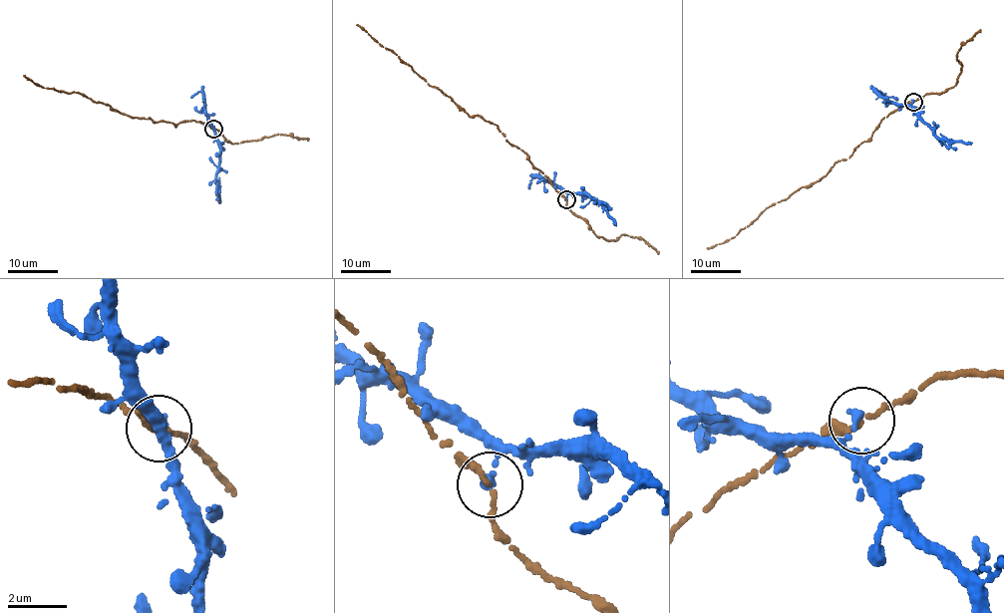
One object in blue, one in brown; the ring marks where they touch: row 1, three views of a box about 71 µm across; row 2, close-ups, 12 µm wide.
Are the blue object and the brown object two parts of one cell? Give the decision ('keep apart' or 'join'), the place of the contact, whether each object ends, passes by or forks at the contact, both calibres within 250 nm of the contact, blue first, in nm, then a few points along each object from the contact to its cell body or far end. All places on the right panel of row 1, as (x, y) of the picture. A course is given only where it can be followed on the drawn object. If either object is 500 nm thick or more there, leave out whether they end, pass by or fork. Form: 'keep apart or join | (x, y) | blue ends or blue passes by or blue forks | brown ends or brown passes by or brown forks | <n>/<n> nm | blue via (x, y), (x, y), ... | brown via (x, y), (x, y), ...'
join | (913, 102) | blue ends | brown passes by | 300/200 nm | blue via (912, 101), (910, 107), (937, 137), (971, 144) | brown via (914, 102), (884, 118), (871, 136), (849, 157), (837, 160), (820, 180), (772, 204), (734, 237), (707, 249)

